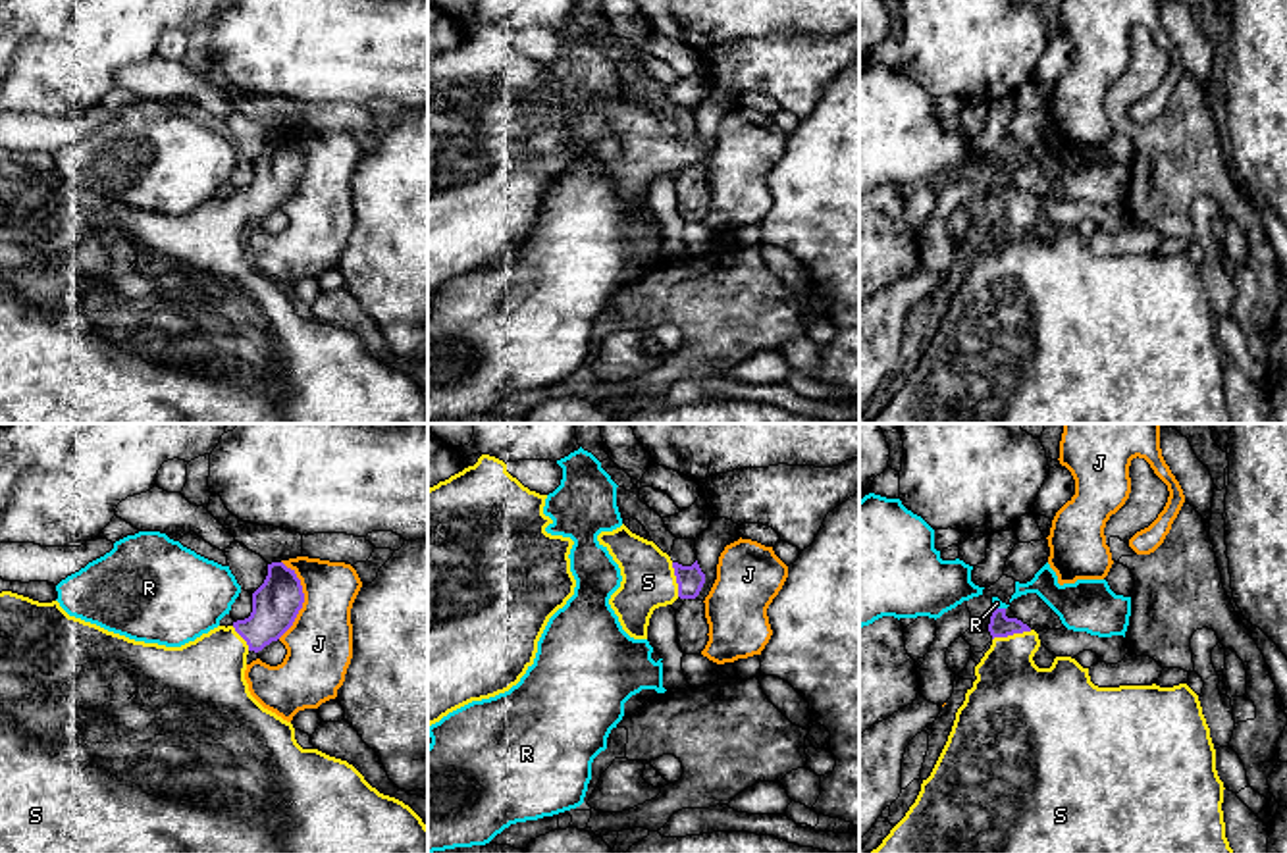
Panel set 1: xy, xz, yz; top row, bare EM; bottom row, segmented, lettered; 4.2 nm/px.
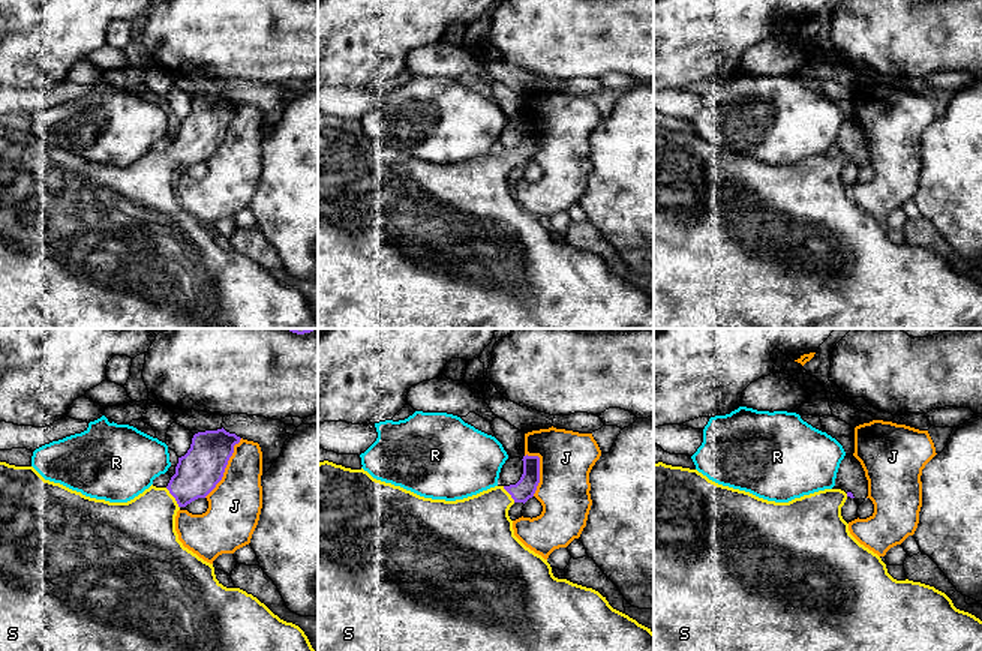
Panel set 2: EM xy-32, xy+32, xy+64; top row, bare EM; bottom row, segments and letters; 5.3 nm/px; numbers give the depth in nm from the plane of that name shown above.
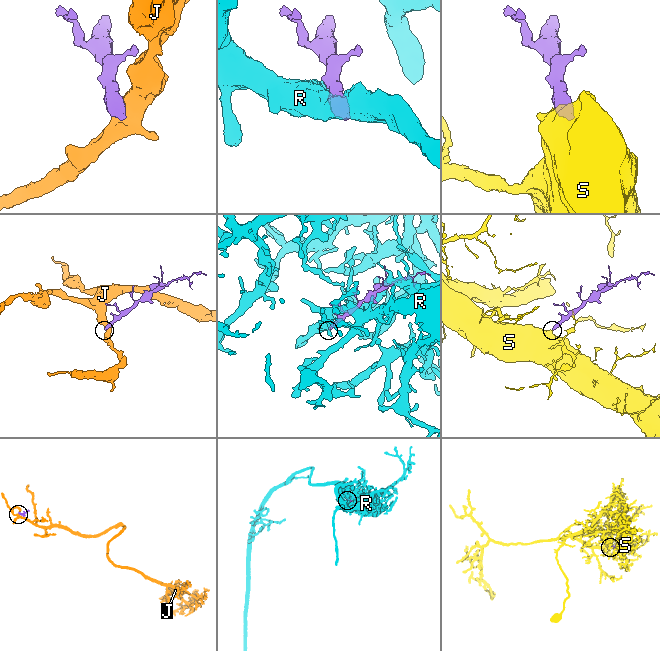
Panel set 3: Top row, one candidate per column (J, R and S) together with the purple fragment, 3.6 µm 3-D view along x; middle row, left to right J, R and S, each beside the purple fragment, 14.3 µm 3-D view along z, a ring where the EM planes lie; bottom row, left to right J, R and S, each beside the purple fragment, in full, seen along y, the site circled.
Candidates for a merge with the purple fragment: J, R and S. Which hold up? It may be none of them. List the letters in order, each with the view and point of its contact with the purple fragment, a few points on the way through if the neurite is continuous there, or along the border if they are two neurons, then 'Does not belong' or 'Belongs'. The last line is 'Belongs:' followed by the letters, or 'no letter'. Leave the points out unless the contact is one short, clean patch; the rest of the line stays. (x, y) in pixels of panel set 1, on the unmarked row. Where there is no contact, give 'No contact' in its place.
J: Touches purple at xy (303, 168). Boundary: xy (282, 129), (299, 149), (303, 176), (278, 206). Does not belong
R: Touches purple at yz (1000, 178). Does not belong
S: Touches purple at yz (1012, 203). Path across: yz (1000, 195), (1012, 203), (1012, 262). Belongs
Belongs: S

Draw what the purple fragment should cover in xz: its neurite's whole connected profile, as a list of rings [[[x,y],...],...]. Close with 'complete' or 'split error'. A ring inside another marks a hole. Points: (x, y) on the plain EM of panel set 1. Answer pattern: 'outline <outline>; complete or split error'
outline [[[624,92],[597,104],[620,137],[620,156],[609,173],[622,198],[634,208],[647,208],[649,187],[655,177],[680,168],[696,168],[705,152],[697,129],[692,135],[672,131],[653,110],[632,102]]]; split error

